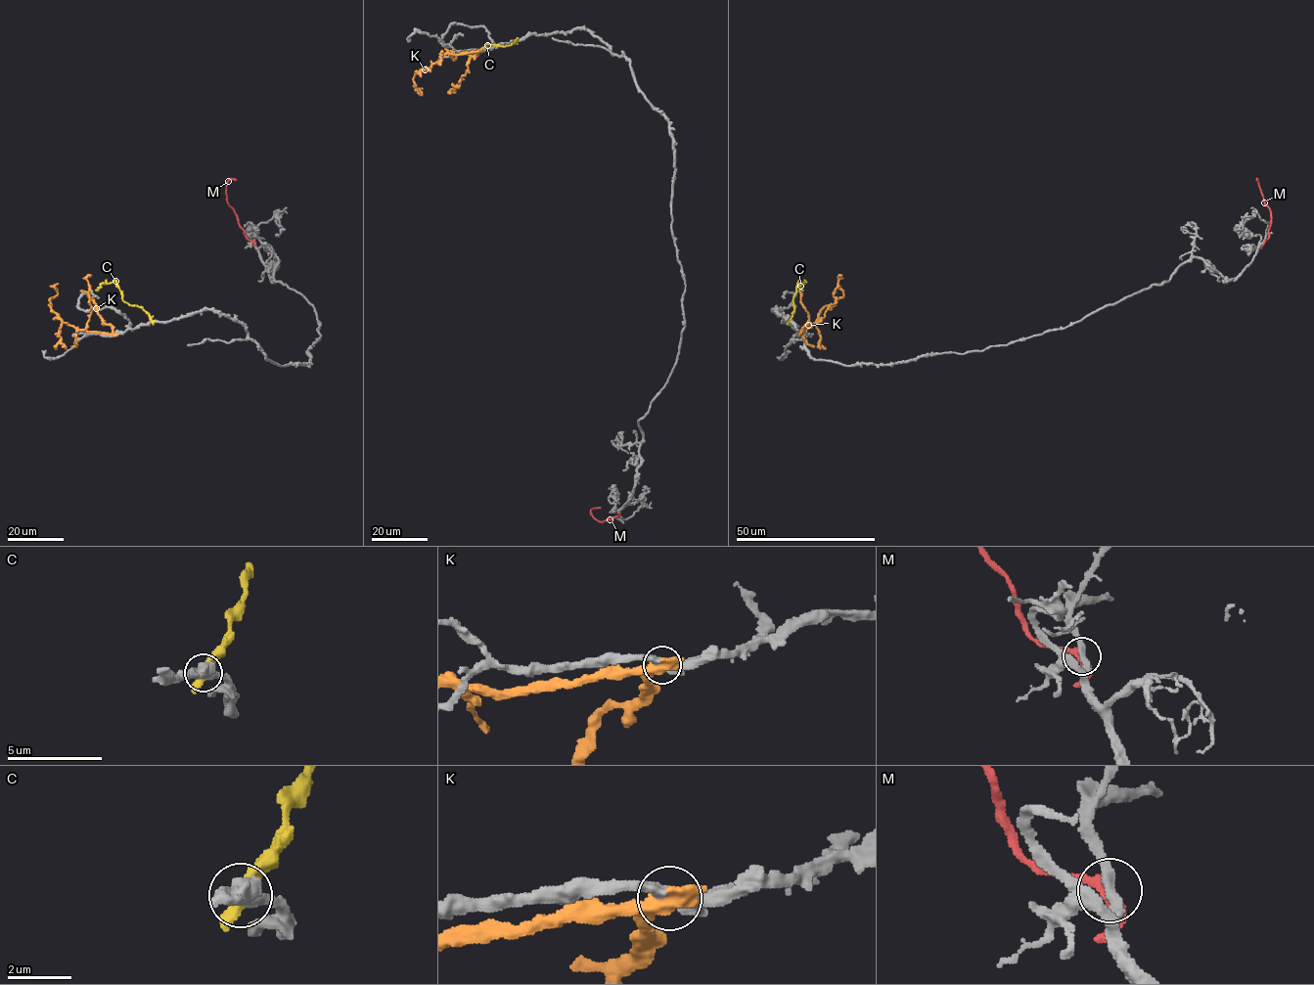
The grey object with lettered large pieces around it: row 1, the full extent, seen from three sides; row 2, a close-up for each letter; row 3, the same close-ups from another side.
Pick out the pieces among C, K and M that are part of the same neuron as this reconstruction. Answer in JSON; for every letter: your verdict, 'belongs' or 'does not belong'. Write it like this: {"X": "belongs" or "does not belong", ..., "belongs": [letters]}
{"C": "does not belong", "K": "does not belong", "M": "does not belong", "belongs": []}

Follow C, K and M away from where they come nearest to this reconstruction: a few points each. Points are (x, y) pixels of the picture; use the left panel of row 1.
C: (153, 322), (141, 307), (123, 300), (114, 281), (104, 283), (96, 291)
K: (114, 335), (81, 331), (65, 322), (48, 305), (50, 298), (56, 295), (58, 283)
M: (254, 242), (246, 237), (238, 215), (228, 202), (226, 183), (231, 179), (236, 180)

